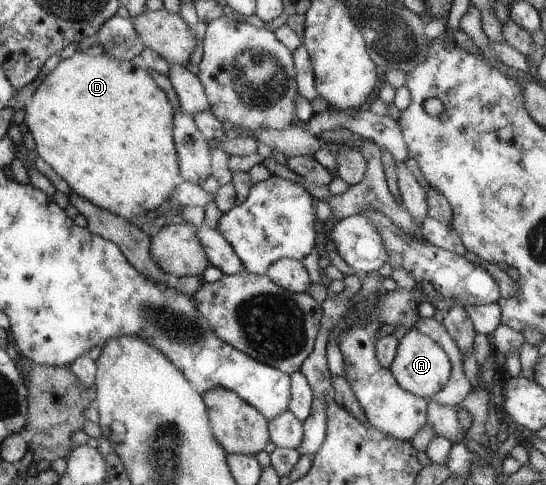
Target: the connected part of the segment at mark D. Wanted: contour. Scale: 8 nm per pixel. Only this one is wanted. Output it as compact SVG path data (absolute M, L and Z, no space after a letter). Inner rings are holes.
M81 51L65 60L61 60L55 70L46 75L33 95L33 101L25 107L26 116L24 121L29 127L29 133L34 137L35 151L38 156L46 161L65 180L69 187L76 191L83 199L90 201L93 205L101 209L117 214L122 218L133 219L146 213L153 214L165 206L176 193L180 184L180 171L178 155L175 147L173 128L174 111L171 101L167 98L165 91L157 85L151 75L139 61L118 60L104 54L98 56L88 56Z

